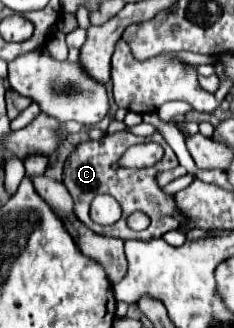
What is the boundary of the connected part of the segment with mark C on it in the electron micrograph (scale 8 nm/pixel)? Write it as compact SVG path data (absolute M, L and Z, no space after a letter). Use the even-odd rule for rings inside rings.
M117 132L117 134L107 134L101 140L87 140L75 146L75 150L67 156L65 166L63 166L63 184L67 186L69 194L75 200L75 216L93 232L101 234L101 236L111 236L111 238L121 238L121 240L129 240L129 238L137 238L137 240L153 240L153 238L161 238L167 230L181 230L183 224L183 216L177 212L175 208L175 200L173 196L165 196L163 190L157 186L155 182L155 174L161 170L173 170L178 166L179 162L175 152L171 150L171 146L163 140L163 136L157 132L151 138L141 138L135 136L131 132ZM141 142L157 142L165 148L165 156L153 166L153 168L143 168L143 170L135 170L135 168L119 168L117 160L121 158L121 154L131 146L131 144L141 144ZM97 194L109 194L115 200L119 200L121 208L123 208L123 216L119 222L111 224L111 226L101 226L95 224L89 218L89 204ZM135 210L145 212L151 218L151 224L147 230L135 232L127 226L127 218L129 214L133 214Z

